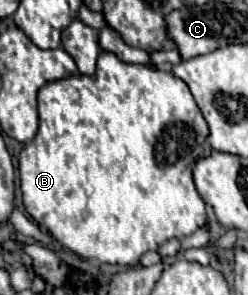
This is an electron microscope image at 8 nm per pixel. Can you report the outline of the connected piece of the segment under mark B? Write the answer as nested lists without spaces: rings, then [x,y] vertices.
[[[103,51],[97,59],[97,71],[89,75],[71,75],[59,81],[51,81],[39,89],[39,129],[37,135],[25,143],[25,147],[19,153],[19,181],[21,181],[21,193],[23,193],[23,207],[29,213],[29,217],[37,225],[45,225],[49,233],[69,251],[79,255],[81,259],[95,259],[99,263],[107,265],[125,265],[133,267],[137,265],[139,257],[147,251],[155,251],[161,243],[165,243],[171,237],[185,237],[191,235],[197,227],[207,223],[205,215],[205,203],[201,201],[195,185],[191,167],[197,157],[207,157],[211,153],[211,145],[207,143],[207,125],[197,109],[197,103],[193,101],[193,95],[189,93],[189,87],[173,77],[165,69],[151,69],[145,65],[129,65],[119,61],[113,53]]]

